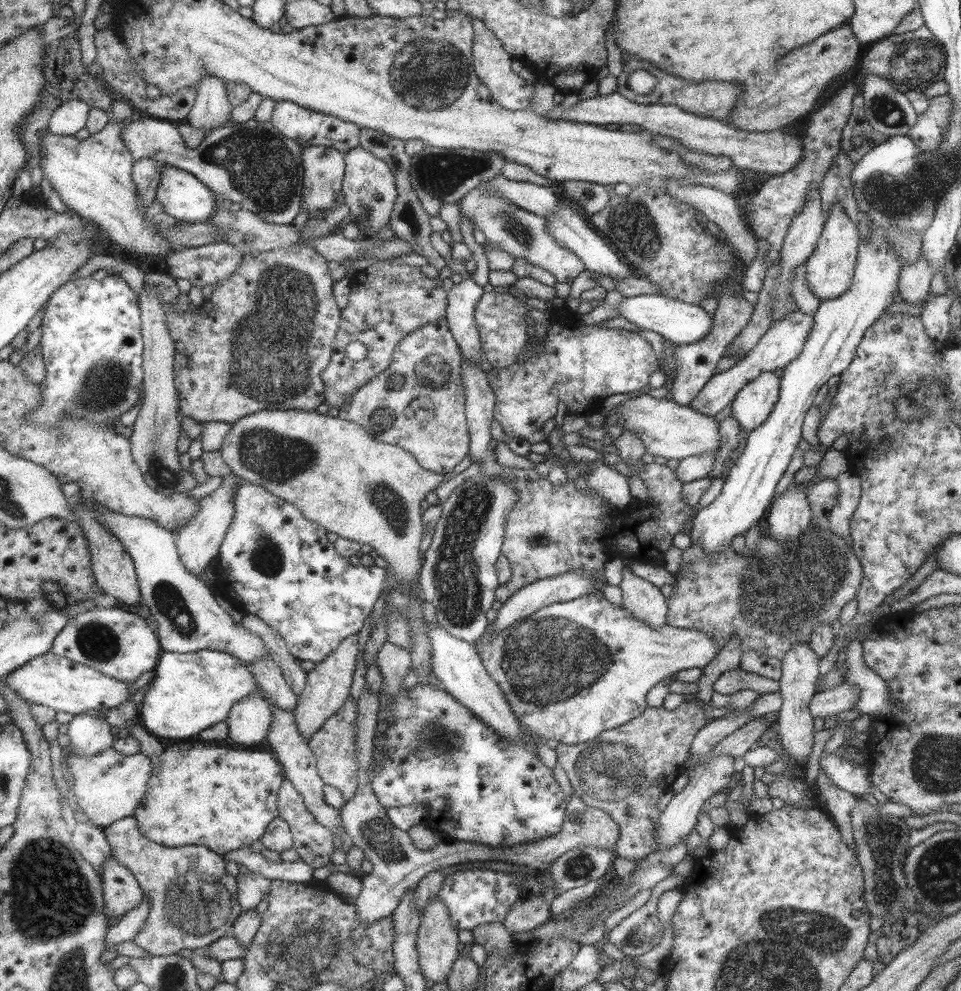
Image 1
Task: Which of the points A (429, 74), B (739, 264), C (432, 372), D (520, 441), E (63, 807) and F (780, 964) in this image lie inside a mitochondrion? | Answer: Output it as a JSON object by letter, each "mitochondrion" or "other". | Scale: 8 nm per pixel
{"A":"mitochondrion","B":"other","C":"mitochondrion","D":"other","E":"other","F":"mitochondrion"}

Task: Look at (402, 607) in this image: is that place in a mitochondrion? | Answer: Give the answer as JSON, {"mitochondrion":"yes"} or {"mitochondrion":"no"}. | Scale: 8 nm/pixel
{"mitochondrion":"no"}

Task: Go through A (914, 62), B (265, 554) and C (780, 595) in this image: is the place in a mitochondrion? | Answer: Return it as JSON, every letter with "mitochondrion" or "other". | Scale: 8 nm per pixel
{"A":"mitochondrion","B":"mitochondrion","C":"mitochondrion"}

